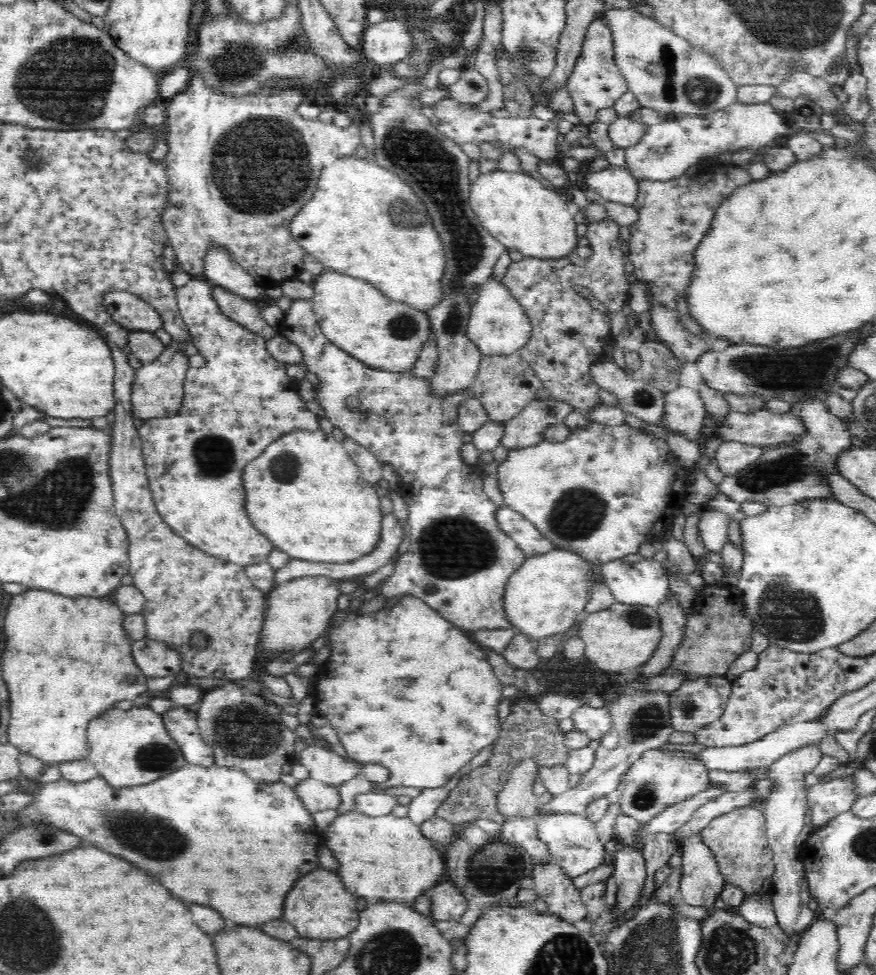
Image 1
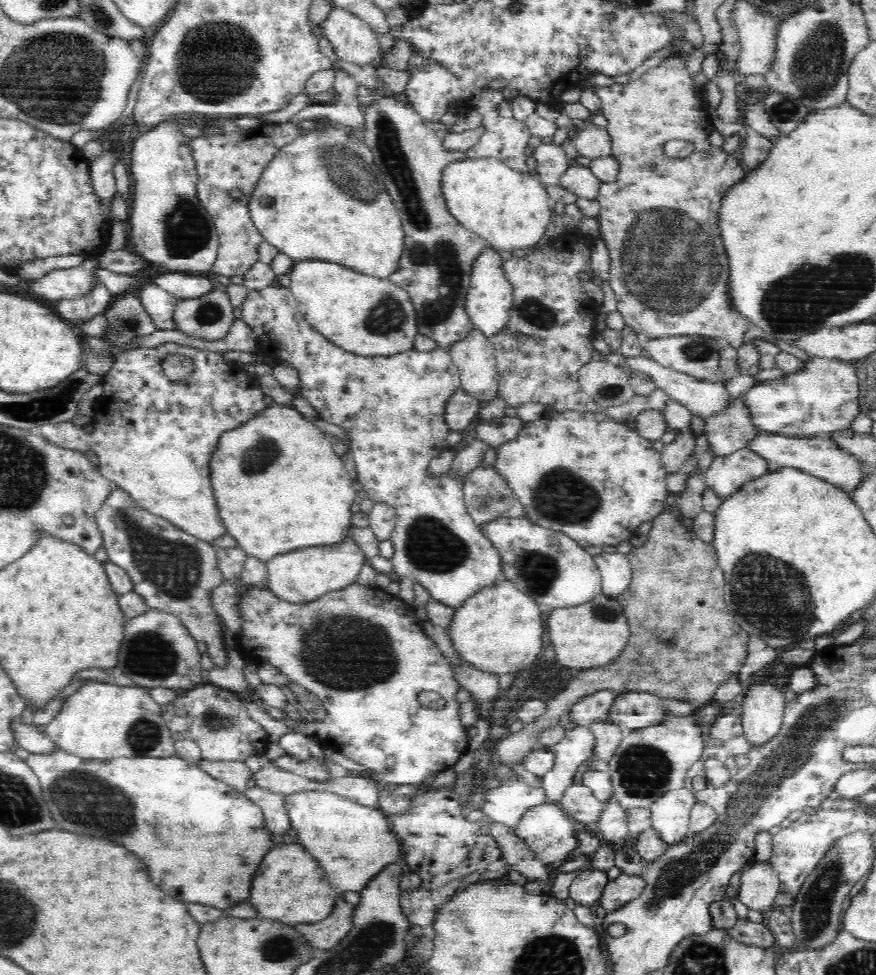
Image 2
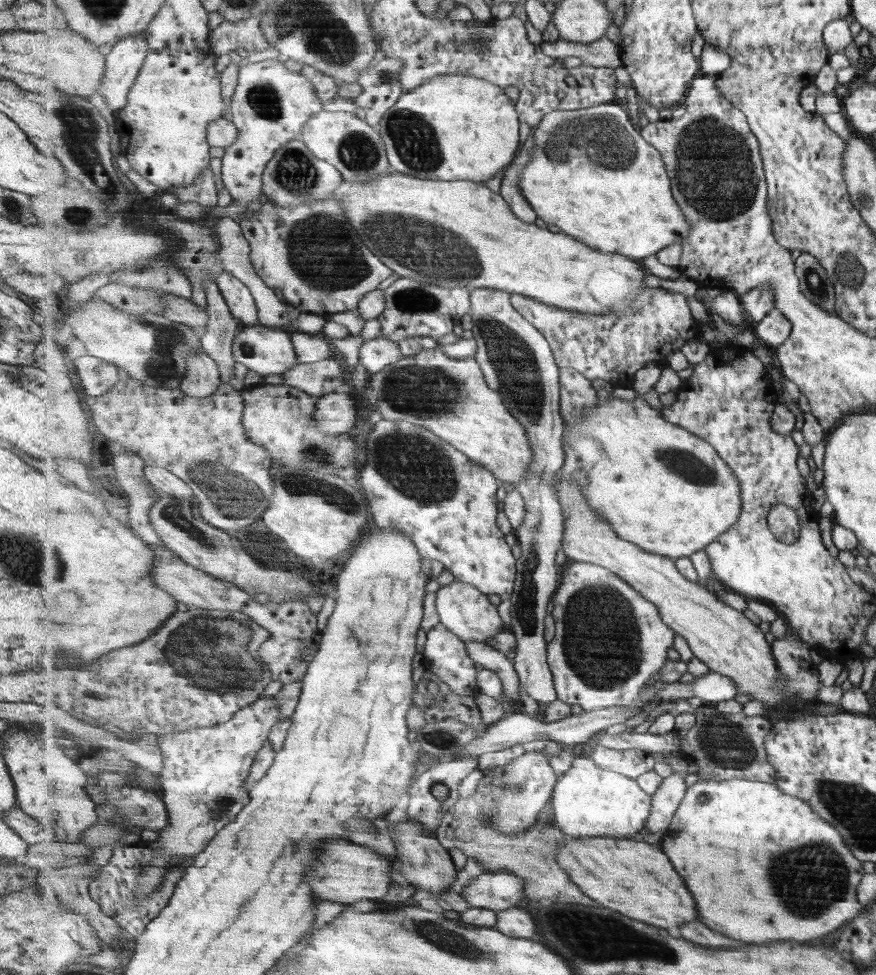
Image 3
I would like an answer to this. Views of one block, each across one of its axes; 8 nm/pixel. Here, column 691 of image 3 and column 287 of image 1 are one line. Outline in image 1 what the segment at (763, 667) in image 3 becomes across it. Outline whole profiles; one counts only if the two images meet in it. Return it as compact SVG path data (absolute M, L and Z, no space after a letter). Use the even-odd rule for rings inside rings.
M298 576L289 582L276 585L266 594L268 610L260 632L261 646L266 653L305 651L328 628L330 616L337 610L341 596L339 581L331 576ZM291 648L291 649L290 649Z

